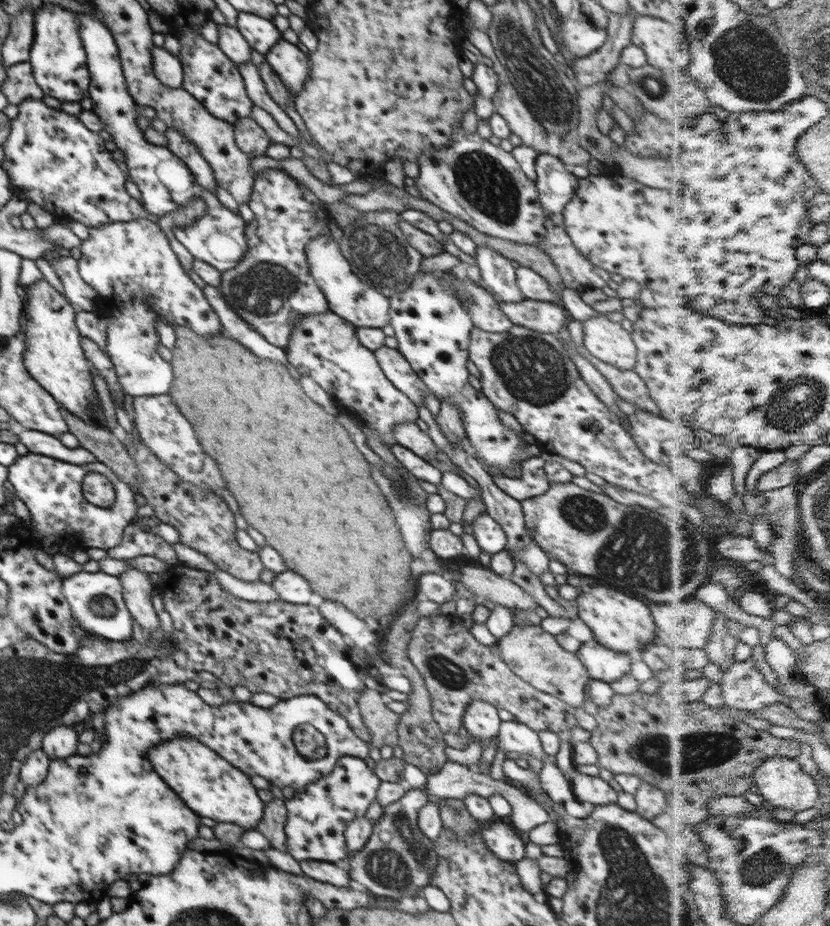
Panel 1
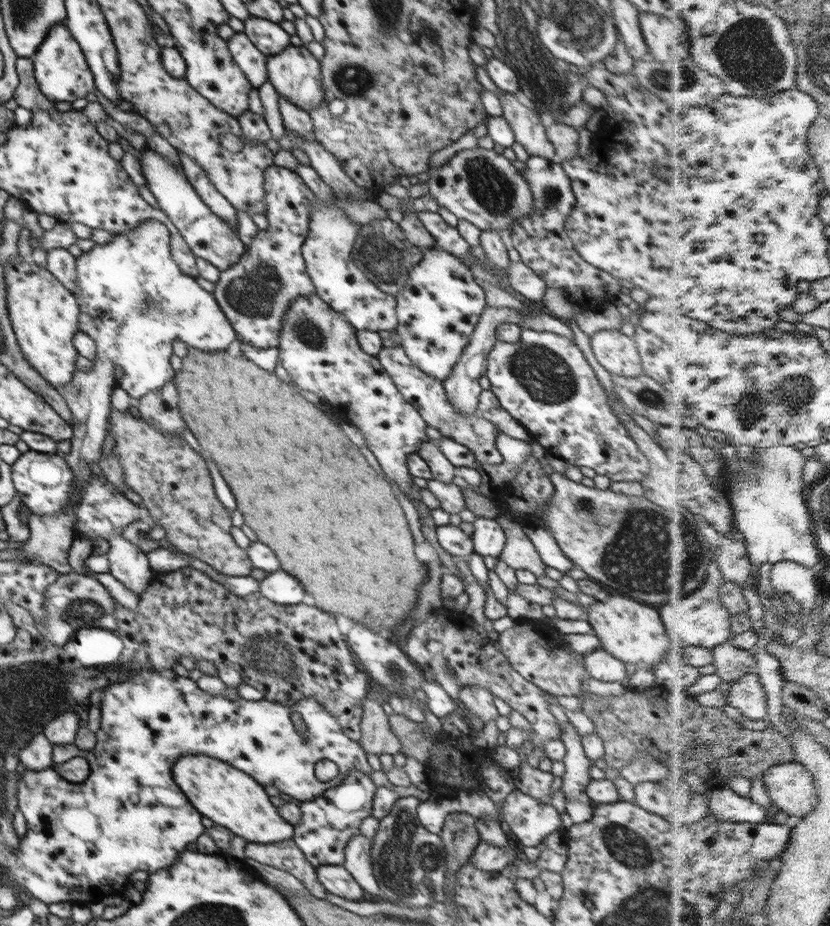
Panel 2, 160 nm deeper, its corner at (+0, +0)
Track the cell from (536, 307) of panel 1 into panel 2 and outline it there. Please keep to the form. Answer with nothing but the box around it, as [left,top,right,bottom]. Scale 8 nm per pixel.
[443,305,536,416]

